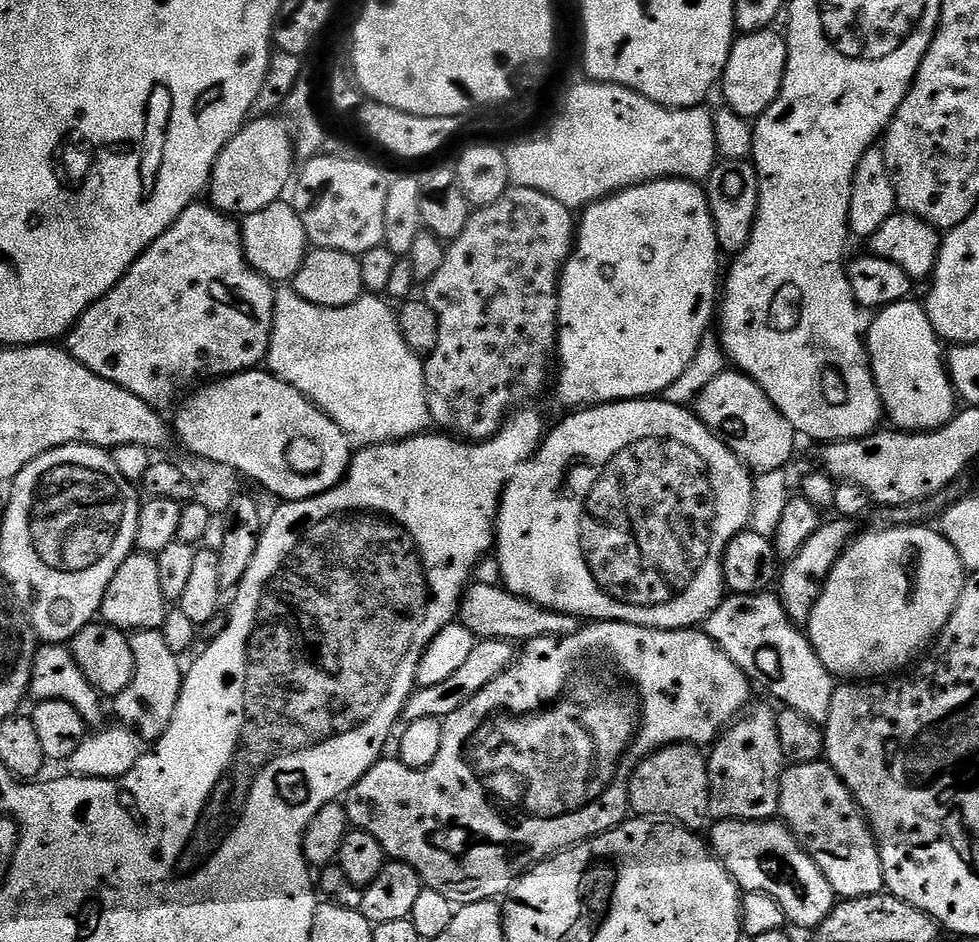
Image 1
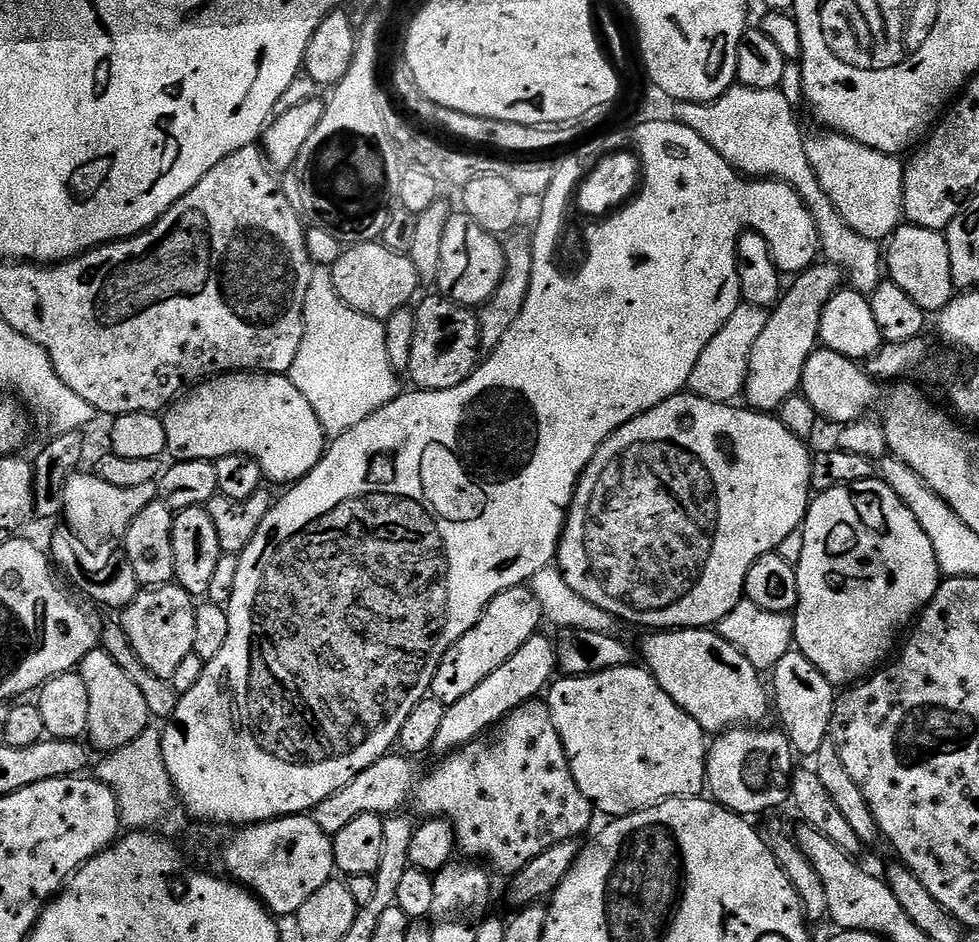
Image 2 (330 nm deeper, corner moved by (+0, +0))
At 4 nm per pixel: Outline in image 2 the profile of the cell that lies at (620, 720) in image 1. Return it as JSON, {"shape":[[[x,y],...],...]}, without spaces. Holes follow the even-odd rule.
{"shape":[[[534,699],[529,704],[523,704],[499,725],[496,734],[496,740],[490,741],[489,744],[484,744],[483,739],[478,739],[473,740],[471,744],[465,744],[463,748],[456,749],[455,752],[449,752],[439,761],[440,765],[433,772],[426,773],[413,788],[413,761],[404,754],[386,755],[366,770],[362,770],[362,774],[358,774],[349,784],[342,786],[342,790],[318,802],[318,806],[310,813],[312,820],[318,822],[318,826],[322,826],[325,834],[333,837],[338,834],[338,830],[344,829],[348,823],[354,822],[354,818],[362,814],[379,816],[399,813],[403,809],[400,807],[412,796],[417,810],[422,814],[421,817],[443,818],[452,825],[456,831],[456,847],[461,853],[465,852],[468,855],[465,857],[475,858],[489,869],[497,868],[498,871],[505,872],[508,878],[515,877],[517,872],[523,870],[547,848],[580,838],[576,836],[582,835],[592,824],[594,805],[588,801],[586,794],[582,794],[582,790],[578,790],[578,782],[574,782],[574,774],[570,774],[568,760],[560,760],[558,766],[546,766],[546,760],[536,760],[536,764],[514,762],[526,758],[522,756],[514,758],[512,752],[534,752],[534,738],[546,738],[548,734],[550,736],[558,734],[552,715],[548,713],[547,703]]]}

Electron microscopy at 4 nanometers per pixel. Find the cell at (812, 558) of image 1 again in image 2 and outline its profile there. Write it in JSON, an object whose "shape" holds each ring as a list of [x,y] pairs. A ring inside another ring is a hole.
{"shape":[[[747,727],[729,728],[728,731],[719,733],[716,741],[711,741],[708,749],[708,767],[706,769],[706,788],[711,799],[717,804],[737,812],[739,816],[753,818],[759,812],[768,812],[779,804],[788,804],[794,771],[794,753],[792,744],[783,731],[760,732],[764,730],[749,730]]]}

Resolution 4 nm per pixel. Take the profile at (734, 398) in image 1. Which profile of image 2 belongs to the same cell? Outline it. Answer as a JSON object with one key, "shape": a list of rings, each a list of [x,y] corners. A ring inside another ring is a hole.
{"shape":[[[827,262],[813,264],[811,268],[799,273],[793,280],[796,281],[793,282],[792,289],[789,292],[787,289],[781,295],[776,307],[771,309],[766,322],[766,330],[762,330],[758,342],[754,342],[754,350],[750,350],[750,366],[748,367],[748,377],[744,383],[742,396],[743,399],[748,399],[745,400],[747,407],[758,412],[779,413],[780,407],[786,402],[786,398],[797,395],[806,362],[818,347],[822,310],[826,306],[826,302],[830,302],[832,295],[841,291],[842,288],[842,273],[840,269],[835,264]]]}

